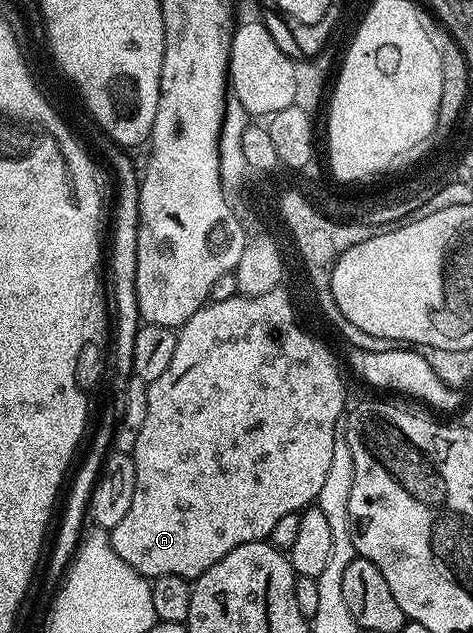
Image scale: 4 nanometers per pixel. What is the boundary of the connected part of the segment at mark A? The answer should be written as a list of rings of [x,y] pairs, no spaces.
[[[279,287],[265,294],[260,294],[257,297],[237,295],[230,299],[222,299],[221,301],[209,300],[198,311],[194,311],[194,315],[190,315],[190,319],[186,319],[186,323],[180,326],[176,333],[176,342],[180,344],[180,349],[174,347],[174,355],[166,367],[168,373],[162,371],[162,375],[158,375],[158,379],[154,379],[149,384],[148,402],[146,403],[146,423],[142,423],[142,431],[138,431],[138,443],[131,454],[134,459],[134,475],[136,476],[134,500],[130,503],[130,511],[126,511],[126,516],[120,520],[118,527],[110,530],[112,546],[118,555],[118,559],[122,559],[131,569],[140,573],[143,577],[149,579],[161,577],[162,575],[178,575],[179,577],[189,579],[201,577],[203,573],[210,571],[210,567],[214,567],[214,563],[218,563],[218,559],[222,559],[222,555],[230,555],[230,551],[234,551],[234,547],[242,547],[242,543],[268,539],[280,519],[285,518],[286,515],[290,515],[291,513],[299,514],[301,511],[309,508],[315,502],[316,496],[322,491],[322,482],[325,481],[326,474],[330,472],[330,462],[334,456],[334,431],[341,424],[342,418],[346,413],[346,404],[344,405],[344,381],[340,378],[340,369],[336,366],[336,361],[332,358],[331,351],[322,342],[315,341],[296,322],[296,313],[292,310],[292,301],[283,291],[284,289]]]

